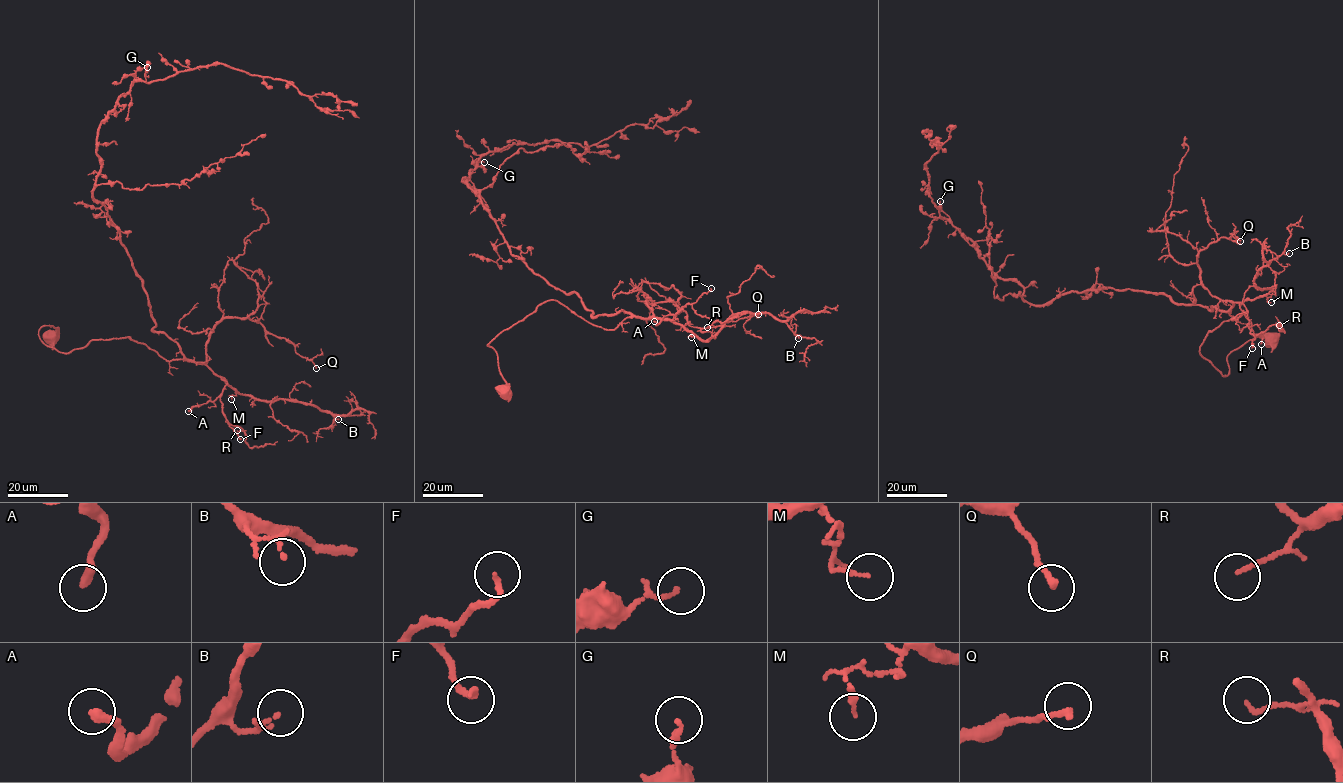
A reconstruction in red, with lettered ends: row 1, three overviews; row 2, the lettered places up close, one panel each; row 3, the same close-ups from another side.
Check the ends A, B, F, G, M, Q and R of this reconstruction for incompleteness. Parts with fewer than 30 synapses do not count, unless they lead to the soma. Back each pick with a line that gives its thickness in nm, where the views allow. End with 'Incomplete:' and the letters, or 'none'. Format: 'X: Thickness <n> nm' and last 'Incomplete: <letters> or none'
Incomplete: none

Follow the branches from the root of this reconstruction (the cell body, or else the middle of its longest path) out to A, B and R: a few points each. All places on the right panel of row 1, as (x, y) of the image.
A: (1271, 340), (1234, 349), (1222, 376), (1200, 353), (1209, 331), (1238, 317), (1235, 301), (1261, 344)
B: (1271, 340), (1234, 349), (1222, 376), (1200, 353), (1289, 253)
R: (1271, 340), (1234, 349), (1222, 376), (1200, 353), (1209, 331), (1238, 317), (1235, 301), (1250, 333), (1279, 325)

